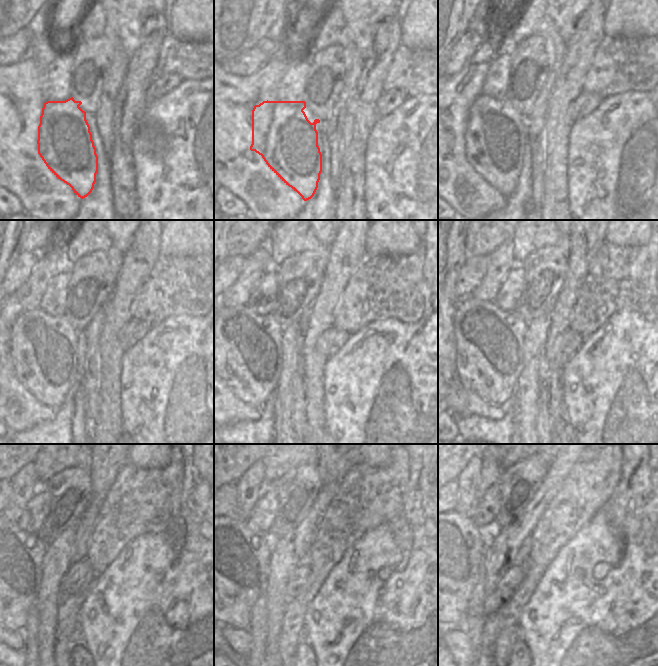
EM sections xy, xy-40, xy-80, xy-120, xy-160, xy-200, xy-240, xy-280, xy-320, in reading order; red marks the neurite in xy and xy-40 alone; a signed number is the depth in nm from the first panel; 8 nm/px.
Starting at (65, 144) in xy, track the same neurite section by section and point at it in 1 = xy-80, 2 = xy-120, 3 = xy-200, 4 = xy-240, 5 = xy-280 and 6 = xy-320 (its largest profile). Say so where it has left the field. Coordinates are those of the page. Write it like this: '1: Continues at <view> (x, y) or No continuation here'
1: Continues at xy-80 (498, 134)
2: Continues at xy-120 (48, 352)
3: Continues at xy-200 (466, 350)
4: Continues at xy-240 (10, 559)
5: Continues at xy-280 (234, 561)
6: Continues at xy-320 (458, 550)

